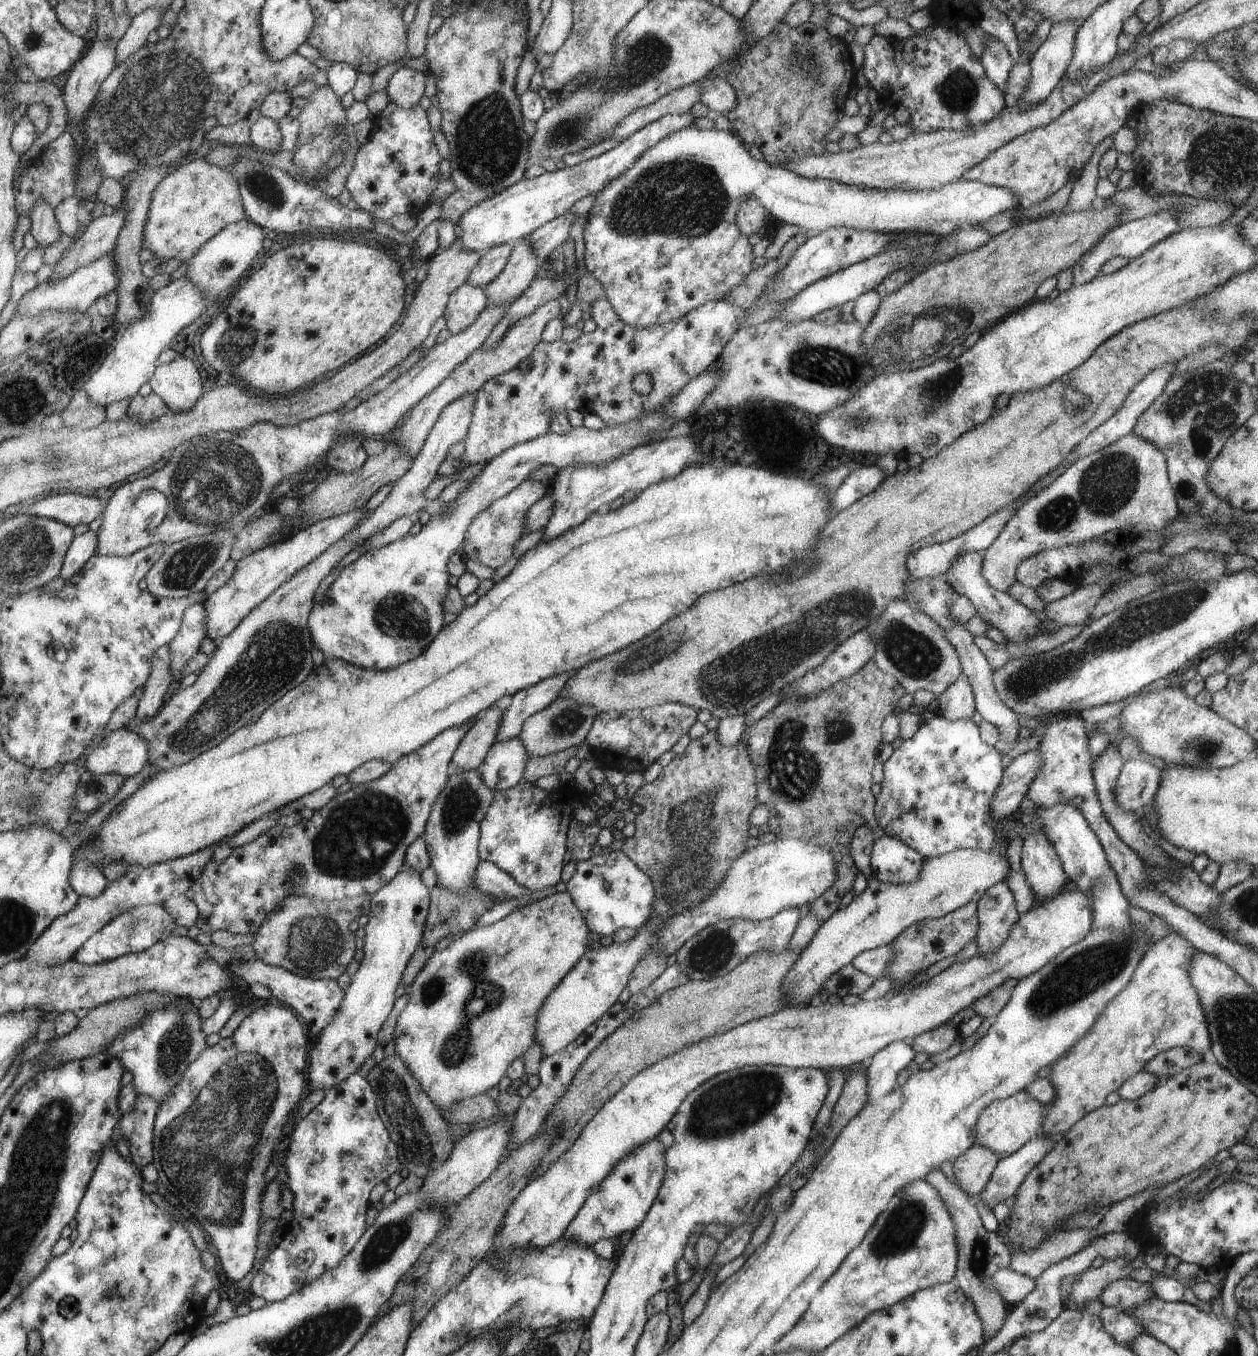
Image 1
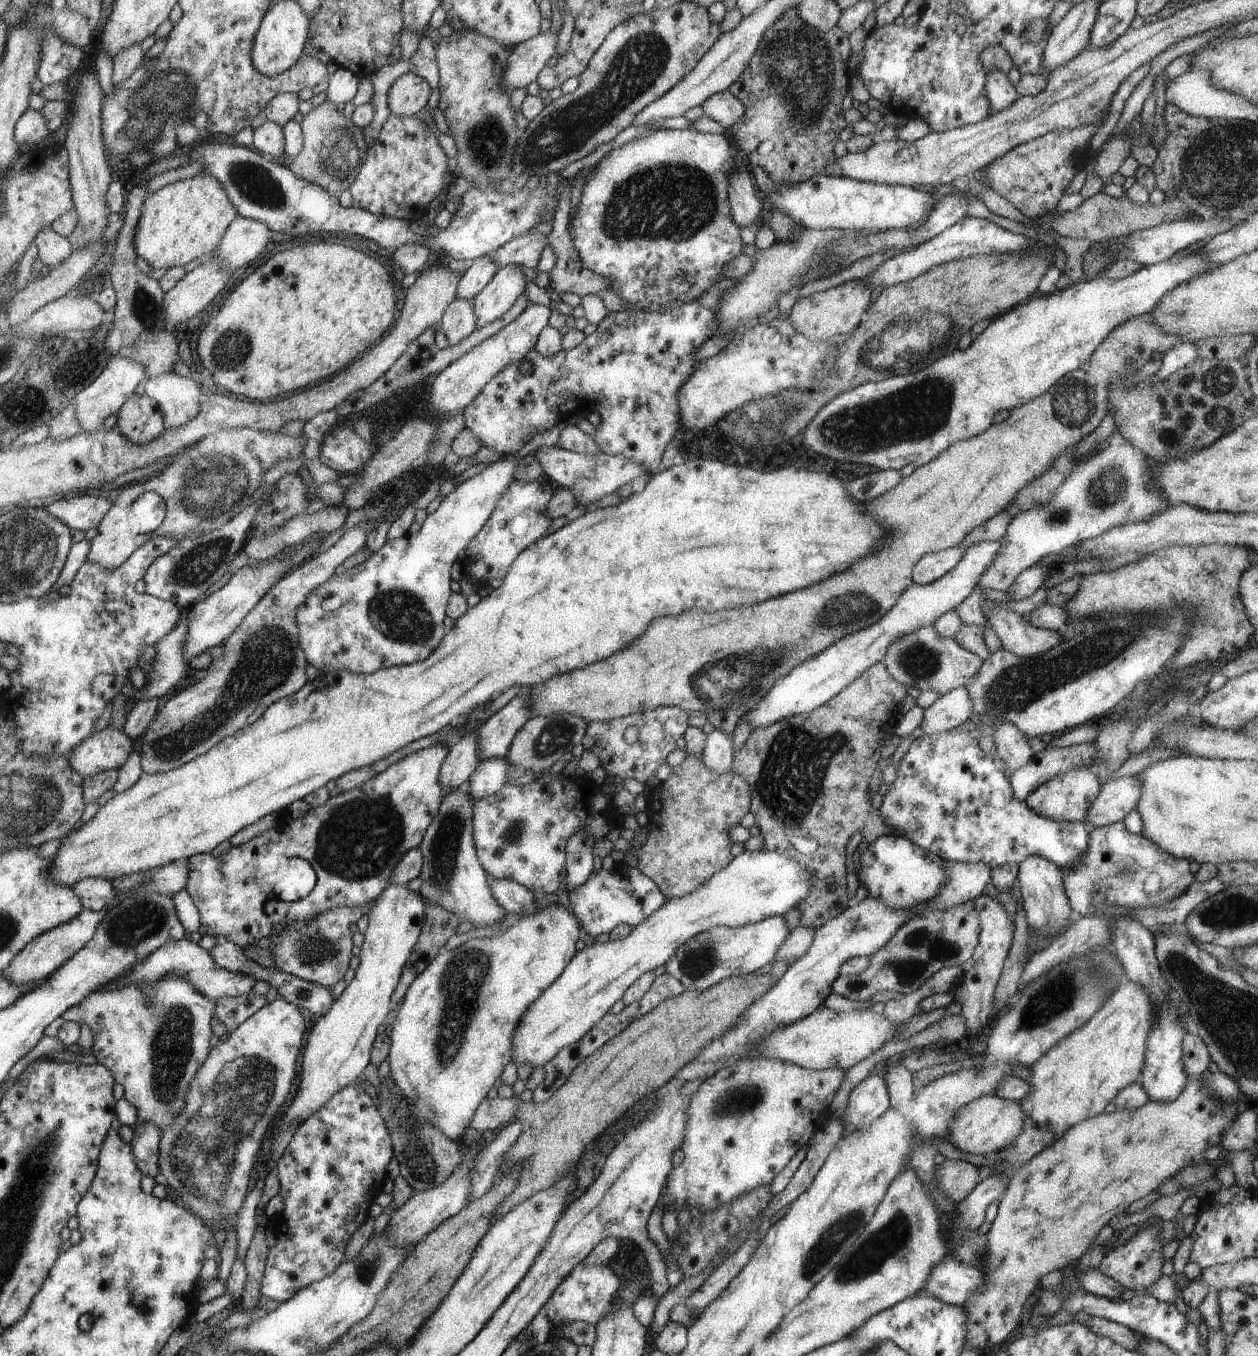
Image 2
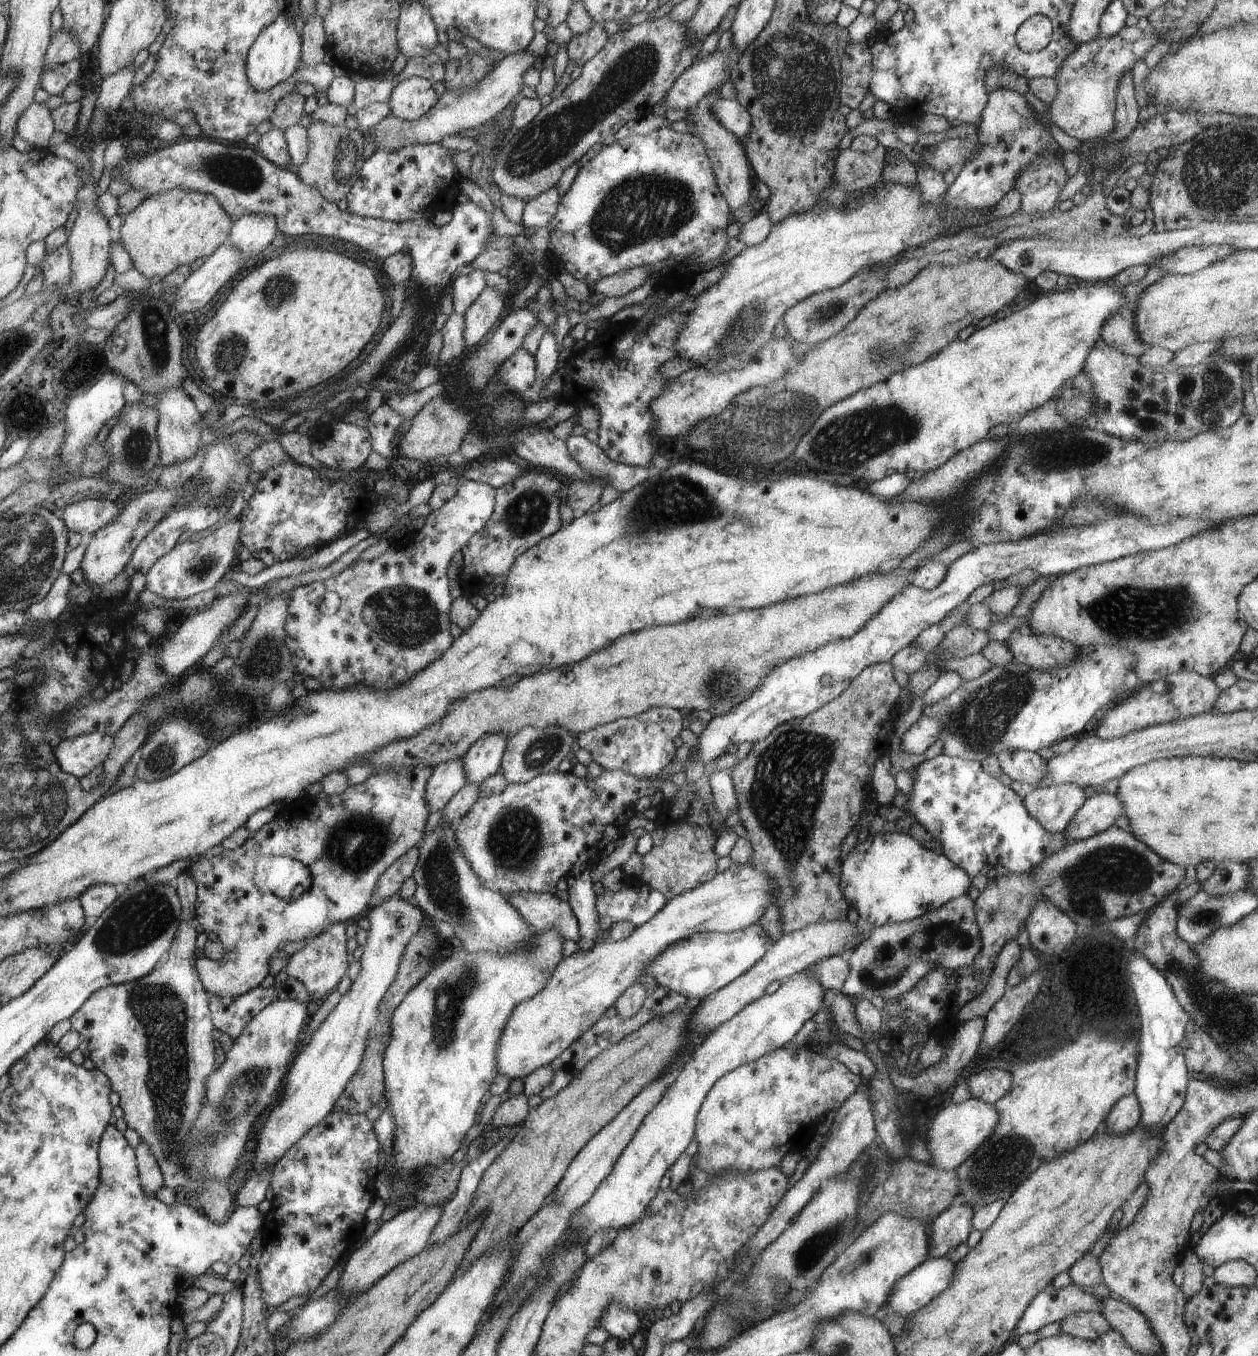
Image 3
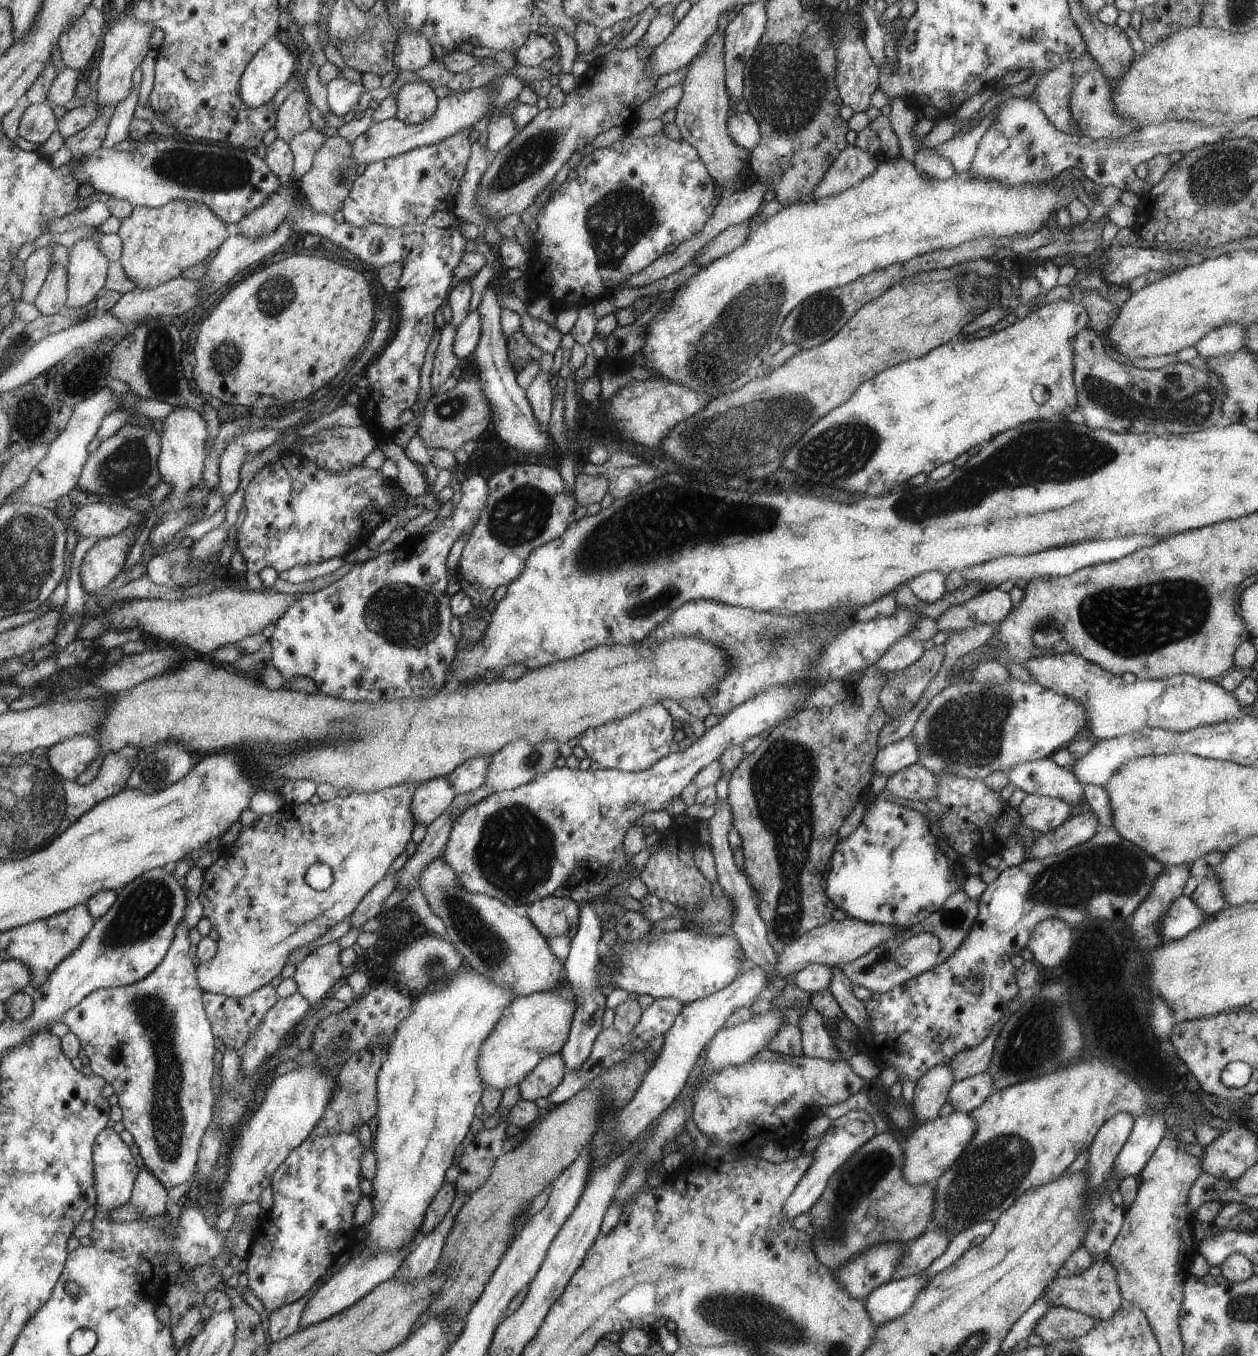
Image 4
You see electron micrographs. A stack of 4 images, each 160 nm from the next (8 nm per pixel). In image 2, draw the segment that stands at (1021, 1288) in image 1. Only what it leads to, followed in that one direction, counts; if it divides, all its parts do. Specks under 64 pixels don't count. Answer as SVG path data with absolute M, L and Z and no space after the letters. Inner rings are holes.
M948 1256L937 1262L924 1283L922 1293L943 1303L964 1306L984 1286L984 1274L980 1269Z

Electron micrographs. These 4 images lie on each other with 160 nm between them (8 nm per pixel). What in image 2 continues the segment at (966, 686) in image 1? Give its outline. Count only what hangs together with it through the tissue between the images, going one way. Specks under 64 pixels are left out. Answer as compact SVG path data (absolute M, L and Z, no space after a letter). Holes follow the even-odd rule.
M958 687L935 701L925 709L923 721L920 723L922 734L930 736L937 732L949 731L964 722L968 722L973 713L973 701L967 687Z

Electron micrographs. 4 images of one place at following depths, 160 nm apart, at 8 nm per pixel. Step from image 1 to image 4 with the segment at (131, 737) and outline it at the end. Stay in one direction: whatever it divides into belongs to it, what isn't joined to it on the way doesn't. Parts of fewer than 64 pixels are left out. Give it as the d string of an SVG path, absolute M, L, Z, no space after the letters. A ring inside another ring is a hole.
M78 735L47 749L49 765L62 778L74 781L96 757L102 756L94 737Z

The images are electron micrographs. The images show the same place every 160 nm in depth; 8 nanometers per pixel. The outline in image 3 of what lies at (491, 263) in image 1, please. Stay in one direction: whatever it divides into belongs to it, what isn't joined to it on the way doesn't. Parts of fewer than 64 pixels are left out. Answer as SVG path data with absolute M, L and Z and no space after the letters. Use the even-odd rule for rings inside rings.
M474 269L466 276L454 277L451 285L453 288L449 290L449 294L453 297L453 312L459 315L464 315L465 312L472 306L472 303L480 296L480 293L487 287L484 271Z

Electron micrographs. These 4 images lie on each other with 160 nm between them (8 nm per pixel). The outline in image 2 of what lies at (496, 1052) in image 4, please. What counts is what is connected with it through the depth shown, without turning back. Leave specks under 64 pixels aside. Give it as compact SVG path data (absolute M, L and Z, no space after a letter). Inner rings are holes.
M744 851L693 893L671 898L623 939L583 946L561 976L521 1016L512 1038L512 1061L543 1067L565 1046L581 1040L638 978L666 964L697 934L717 926L739 927L784 915L809 896L813 874L797 860L777 851Z

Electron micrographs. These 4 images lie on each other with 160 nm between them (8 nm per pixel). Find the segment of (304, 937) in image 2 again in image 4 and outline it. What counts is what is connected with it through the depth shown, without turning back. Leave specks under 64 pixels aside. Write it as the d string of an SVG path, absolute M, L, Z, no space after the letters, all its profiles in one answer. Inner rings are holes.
M338 941L321 945L314 949L300 964L296 965L296 973L293 979L297 983L297 992L309 999L310 1004L320 1003L328 992L332 991L332 986L342 978L342 966L340 966L340 945Z

